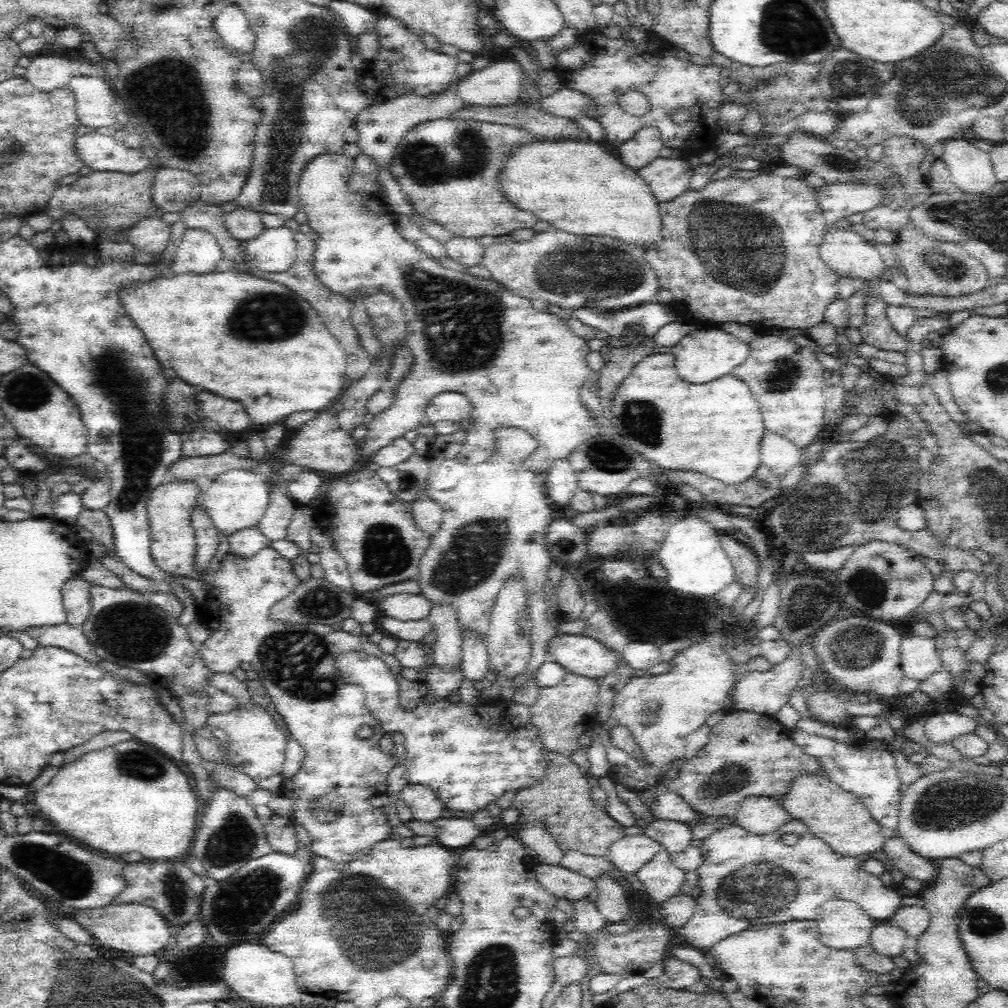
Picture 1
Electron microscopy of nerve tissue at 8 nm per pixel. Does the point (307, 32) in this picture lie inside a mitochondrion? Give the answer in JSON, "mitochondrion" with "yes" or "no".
{"mitochondrion":"yes"}

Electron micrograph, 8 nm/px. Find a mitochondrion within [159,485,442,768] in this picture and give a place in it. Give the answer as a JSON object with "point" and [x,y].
{"point":[296,661]}

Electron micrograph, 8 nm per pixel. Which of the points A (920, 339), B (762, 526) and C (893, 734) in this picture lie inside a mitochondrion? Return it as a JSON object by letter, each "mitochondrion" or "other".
{"A":"other","B":"other","C":"other"}

